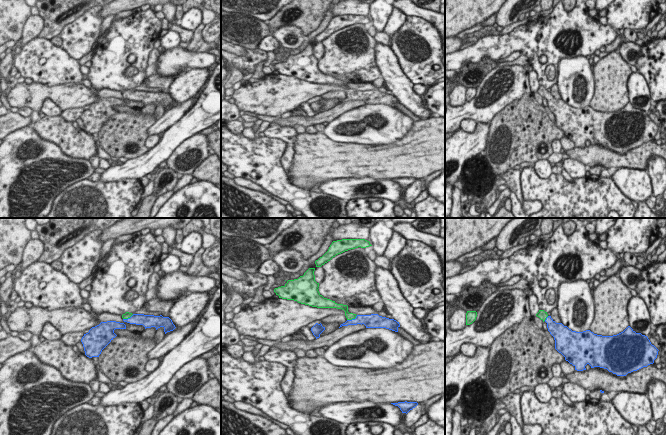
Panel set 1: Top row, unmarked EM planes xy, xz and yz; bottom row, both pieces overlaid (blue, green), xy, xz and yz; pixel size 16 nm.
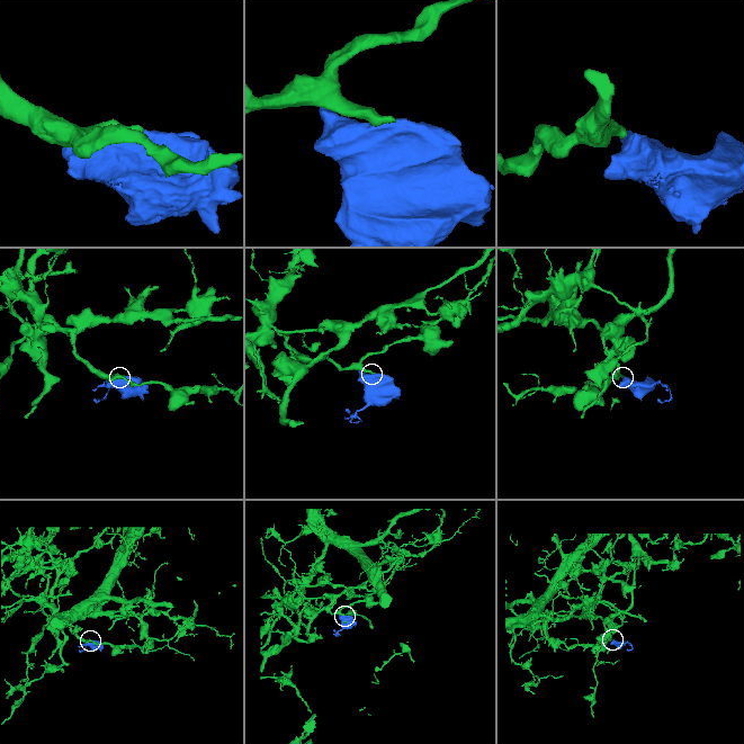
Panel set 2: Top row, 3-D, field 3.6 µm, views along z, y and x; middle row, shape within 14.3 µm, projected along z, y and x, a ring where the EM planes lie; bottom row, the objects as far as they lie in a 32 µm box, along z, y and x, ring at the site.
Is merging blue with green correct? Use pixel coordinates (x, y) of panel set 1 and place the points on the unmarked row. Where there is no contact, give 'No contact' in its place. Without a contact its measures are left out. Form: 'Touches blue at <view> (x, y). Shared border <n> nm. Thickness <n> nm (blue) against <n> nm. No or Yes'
Touches blue at xz (352, 95). Shared border 190 nm. Thickness 180 nm (blue) against 120 nm. Yes

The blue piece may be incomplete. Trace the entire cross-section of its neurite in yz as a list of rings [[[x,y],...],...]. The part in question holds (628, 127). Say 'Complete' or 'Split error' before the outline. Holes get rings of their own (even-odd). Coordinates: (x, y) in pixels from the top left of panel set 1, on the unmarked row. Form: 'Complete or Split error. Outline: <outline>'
Split error. Outline: [[[539,86],[536,92],[547,99],[548,107],[555,116],[555,125],[577,147],[586,146],[585,142],[589,140],[591,144],[600,143],[617,152],[626,152],[628,149],[653,140],[657,134],[659,126],[651,120],[647,112],[636,109],[630,102],[617,111],[602,112],[594,110],[590,106],[583,108],[572,107],[562,99],[556,99],[544,86]]]

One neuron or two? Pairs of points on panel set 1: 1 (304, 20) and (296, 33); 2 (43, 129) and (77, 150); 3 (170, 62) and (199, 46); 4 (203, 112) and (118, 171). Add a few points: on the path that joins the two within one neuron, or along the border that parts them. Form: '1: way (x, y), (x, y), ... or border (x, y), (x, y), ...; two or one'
1: border (276, 30), (285, 25), (297, 25), (305, 36); two
2: way (51, 129), (56, 129), (69, 142); one
3: border (184, 48), (190, 51), (207, 52); two
4: way (182, 130), (158, 154), (139, 167); one

